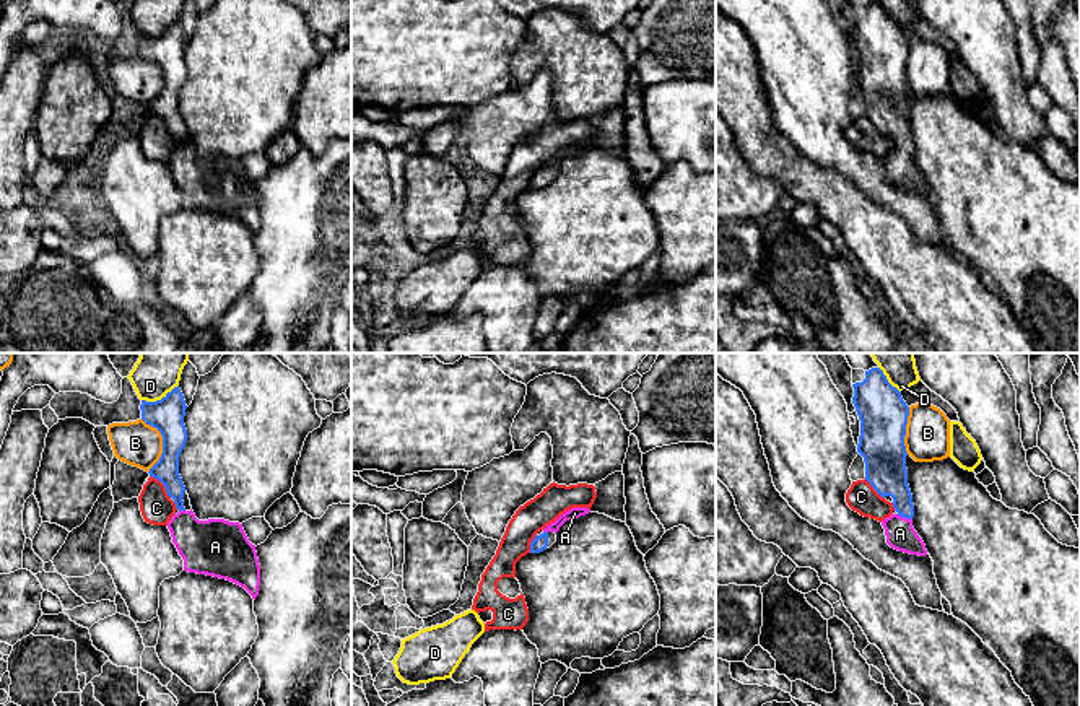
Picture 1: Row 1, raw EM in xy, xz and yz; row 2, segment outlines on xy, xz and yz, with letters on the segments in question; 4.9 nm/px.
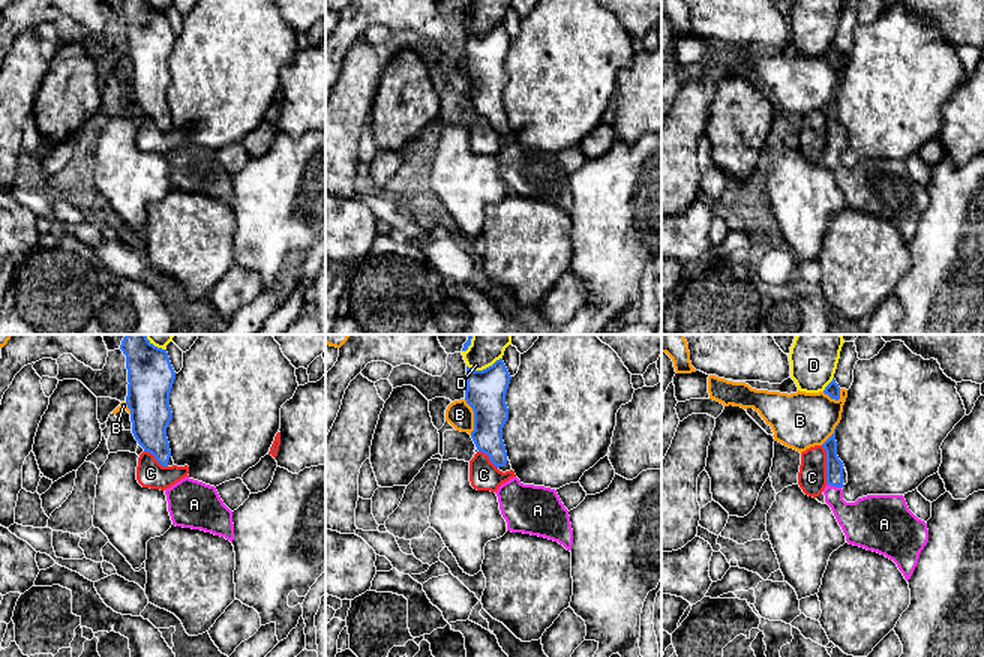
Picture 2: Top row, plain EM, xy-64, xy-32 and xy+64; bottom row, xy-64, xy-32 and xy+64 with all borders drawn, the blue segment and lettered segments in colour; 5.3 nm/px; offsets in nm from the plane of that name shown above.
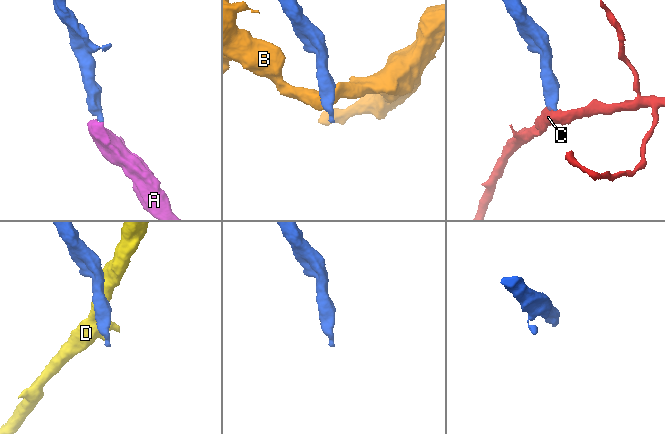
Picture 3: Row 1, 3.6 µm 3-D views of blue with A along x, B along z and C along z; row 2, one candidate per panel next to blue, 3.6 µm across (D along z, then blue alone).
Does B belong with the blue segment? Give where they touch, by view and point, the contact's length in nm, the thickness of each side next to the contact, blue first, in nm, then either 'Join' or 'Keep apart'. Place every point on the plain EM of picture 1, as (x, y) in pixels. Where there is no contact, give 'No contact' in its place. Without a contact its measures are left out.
Touches blue at xy (163, 78). Shared border 280 nm. Thickness 170 nm (blue) against 220 nm. Keep apart

